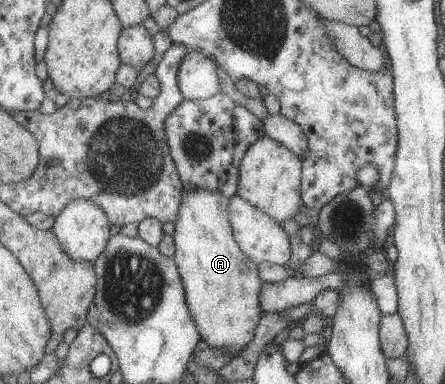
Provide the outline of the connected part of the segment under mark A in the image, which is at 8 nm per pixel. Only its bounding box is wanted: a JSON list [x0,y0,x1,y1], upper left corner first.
[173,190,263,355]

